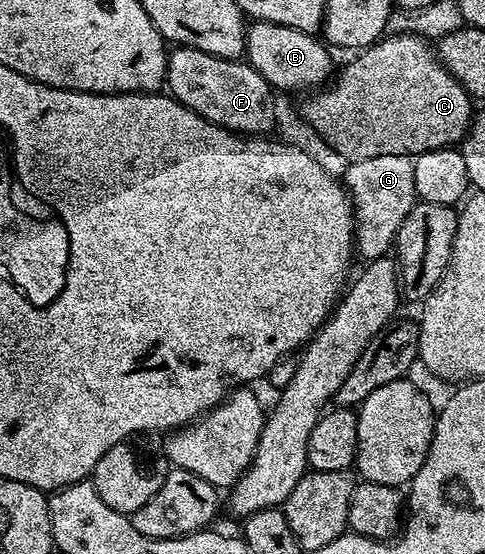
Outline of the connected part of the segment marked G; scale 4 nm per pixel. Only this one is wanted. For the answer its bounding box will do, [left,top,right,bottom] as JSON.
[343,155,419,263]

